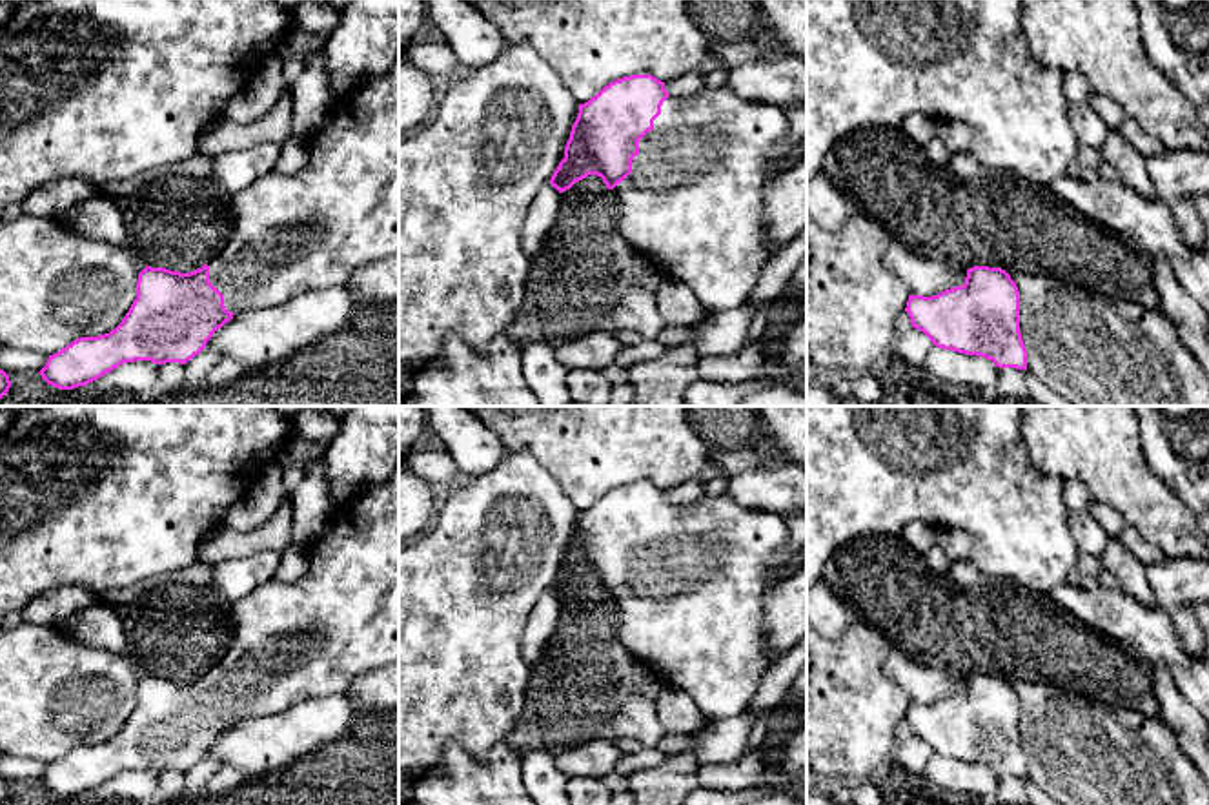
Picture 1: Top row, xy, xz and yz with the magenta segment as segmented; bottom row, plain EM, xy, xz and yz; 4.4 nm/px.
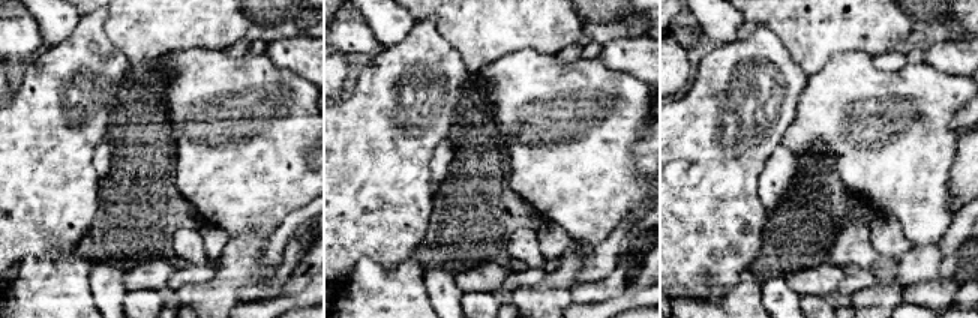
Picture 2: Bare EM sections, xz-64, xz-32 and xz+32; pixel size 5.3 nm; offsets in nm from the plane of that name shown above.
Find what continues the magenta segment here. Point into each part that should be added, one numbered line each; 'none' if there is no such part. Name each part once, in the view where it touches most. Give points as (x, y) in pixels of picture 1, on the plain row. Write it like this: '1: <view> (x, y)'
1: xz (692, 612)

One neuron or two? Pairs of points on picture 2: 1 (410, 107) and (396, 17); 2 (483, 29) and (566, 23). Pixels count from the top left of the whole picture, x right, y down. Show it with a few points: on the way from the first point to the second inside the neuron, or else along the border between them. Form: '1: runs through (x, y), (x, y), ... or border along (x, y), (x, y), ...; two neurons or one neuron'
1: border along (416, 21), (398, 42), (380, 48); two neurons
2: runs through (504, 23), (545, 23); one neuron

